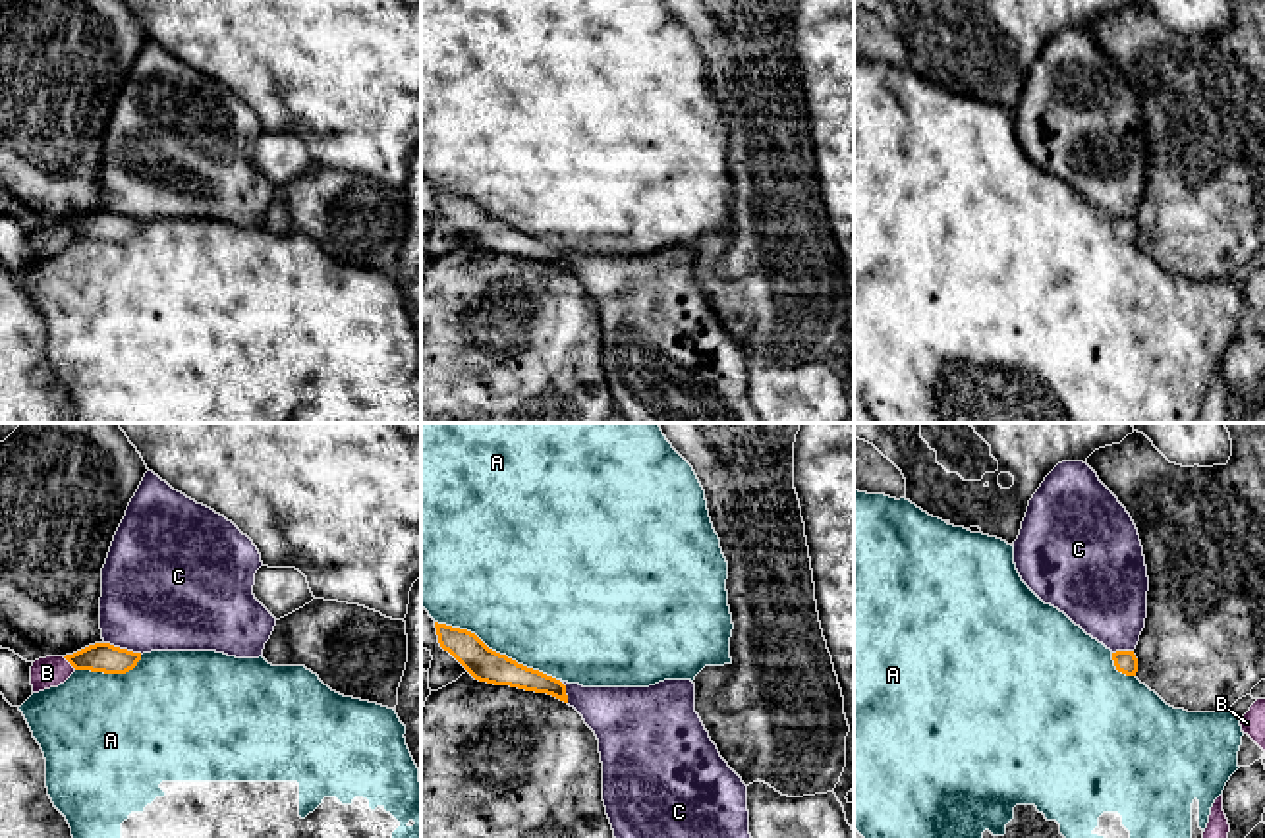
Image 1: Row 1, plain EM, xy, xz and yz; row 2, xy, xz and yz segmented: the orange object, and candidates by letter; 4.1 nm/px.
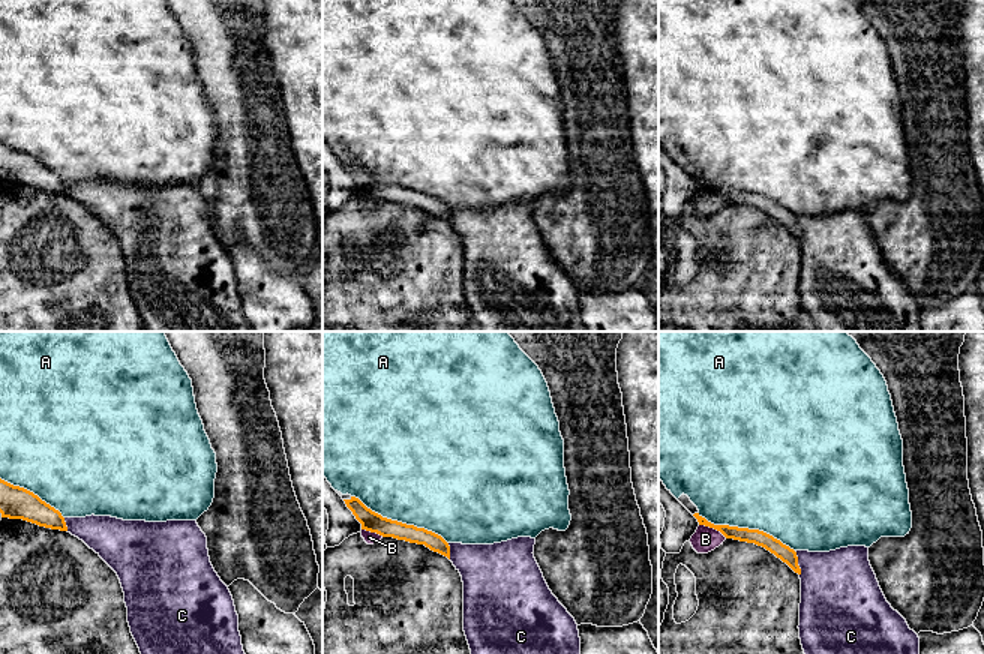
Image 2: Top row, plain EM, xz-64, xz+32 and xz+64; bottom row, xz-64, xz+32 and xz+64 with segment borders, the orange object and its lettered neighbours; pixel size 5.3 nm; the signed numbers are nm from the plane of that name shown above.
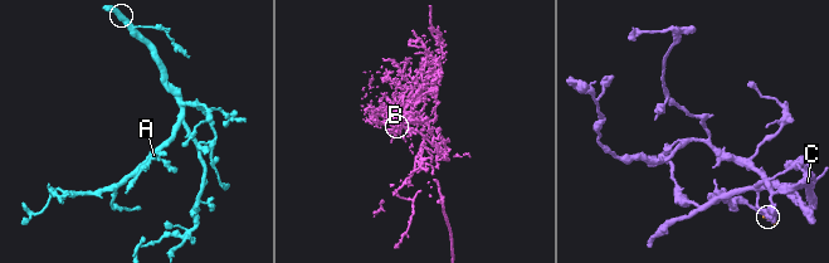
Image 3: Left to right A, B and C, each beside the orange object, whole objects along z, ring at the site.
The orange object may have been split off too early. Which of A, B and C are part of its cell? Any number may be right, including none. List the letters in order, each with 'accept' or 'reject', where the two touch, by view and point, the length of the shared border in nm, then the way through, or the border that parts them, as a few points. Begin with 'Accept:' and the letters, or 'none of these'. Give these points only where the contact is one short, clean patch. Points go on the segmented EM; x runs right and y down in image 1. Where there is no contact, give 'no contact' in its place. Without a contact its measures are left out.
Accept: none of these
A: reject; meets orange in xz at (495, 651); contact 600 nm long
B: reject; meets orange in xy at (70, 663); contact 80 nm long; border along xy (62, 657), (76, 669)
C: reject; meets orange in xy at (124, 649); contact 170 nm long

